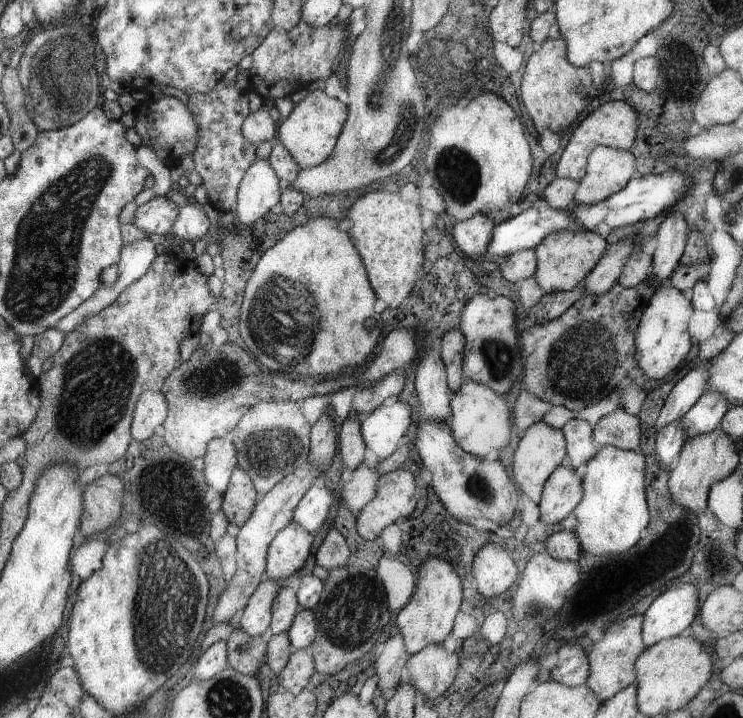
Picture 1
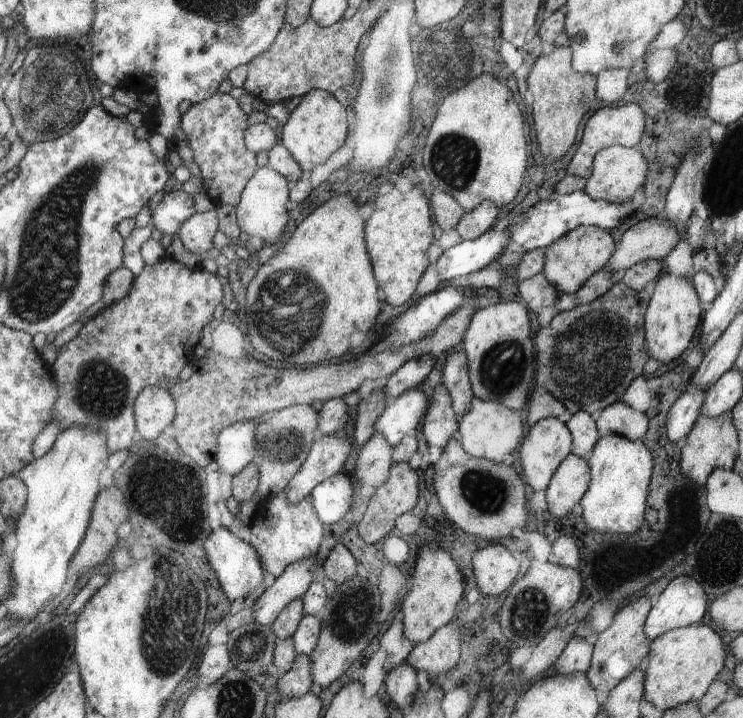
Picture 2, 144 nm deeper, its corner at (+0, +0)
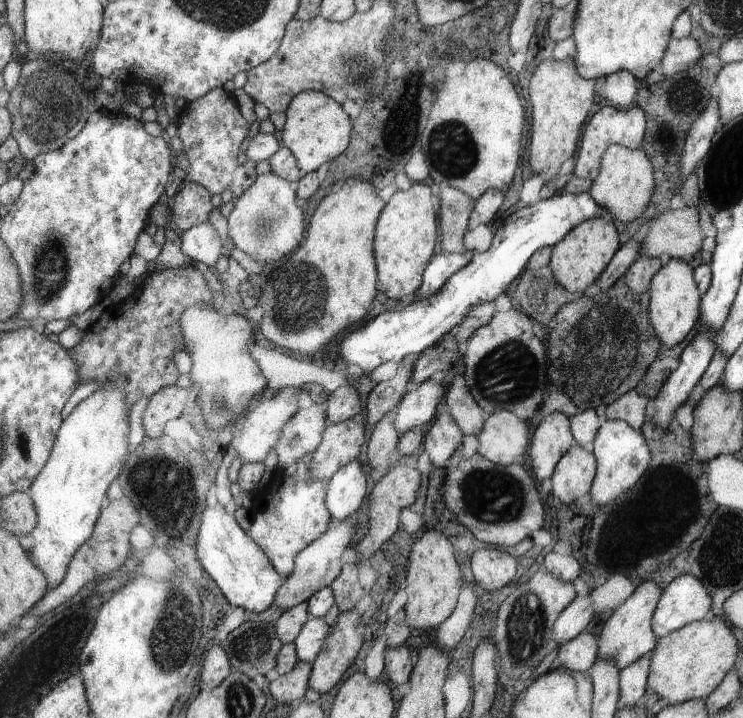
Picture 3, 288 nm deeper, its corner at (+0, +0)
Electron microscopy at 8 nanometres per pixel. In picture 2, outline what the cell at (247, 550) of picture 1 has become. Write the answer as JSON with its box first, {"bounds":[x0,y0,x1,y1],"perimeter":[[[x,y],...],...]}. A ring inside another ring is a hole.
{"bounds":[283,436,353,504],"perimeter":[[[329,436],[317,438],[317,444],[313,446],[313,452],[309,454],[309,460],[301,466],[301,472],[289,482],[289,486],[283,490],[291,504],[301,504],[307,496],[313,494],[313,490],[327,482],[329,478],[345,472],[345,462],[349,458],[353,440],[347,440],[343,436]]]}

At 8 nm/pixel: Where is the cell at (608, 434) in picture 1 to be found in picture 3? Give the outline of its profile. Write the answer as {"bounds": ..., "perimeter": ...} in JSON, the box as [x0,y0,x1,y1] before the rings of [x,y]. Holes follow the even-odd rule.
{"bounds":[605,390,651,430],"perimeter":[[[635,390],[621,396],[621,400],[615,400],[605,408],[605,420],[613,422],[625,422],[631,430],[641,430],[643,422],[647,422],[651,402],[645,396],[639,396]]]}

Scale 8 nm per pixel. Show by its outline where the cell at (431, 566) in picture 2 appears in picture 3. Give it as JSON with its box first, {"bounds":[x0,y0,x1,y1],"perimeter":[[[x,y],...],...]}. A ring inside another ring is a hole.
{"bounds":[385,532,465,648],"perimeter":[[[425,532],[411,550],[409,556],[411,568],[407,572],[405,592],[409,596],[407,608],[401,610],[387,622],[385,634],[389,640],[389,648],[403,648],[413,632],[431,632],[437,630],[457,608],[461,592],[465,588],[465,574],[457,562],[457,550],[449,542],[449,538],[441,532]]]}

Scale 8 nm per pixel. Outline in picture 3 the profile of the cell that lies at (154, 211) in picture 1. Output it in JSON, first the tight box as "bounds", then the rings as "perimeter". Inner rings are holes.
{"bounds":[169,182,215,234],"perimeter":[[[183,182],[179,192],[169,200],[171,204],[171,224],[181,234],[193,226],[209,222],[209,214],[215,208],[211,194],[201,184]]]}

